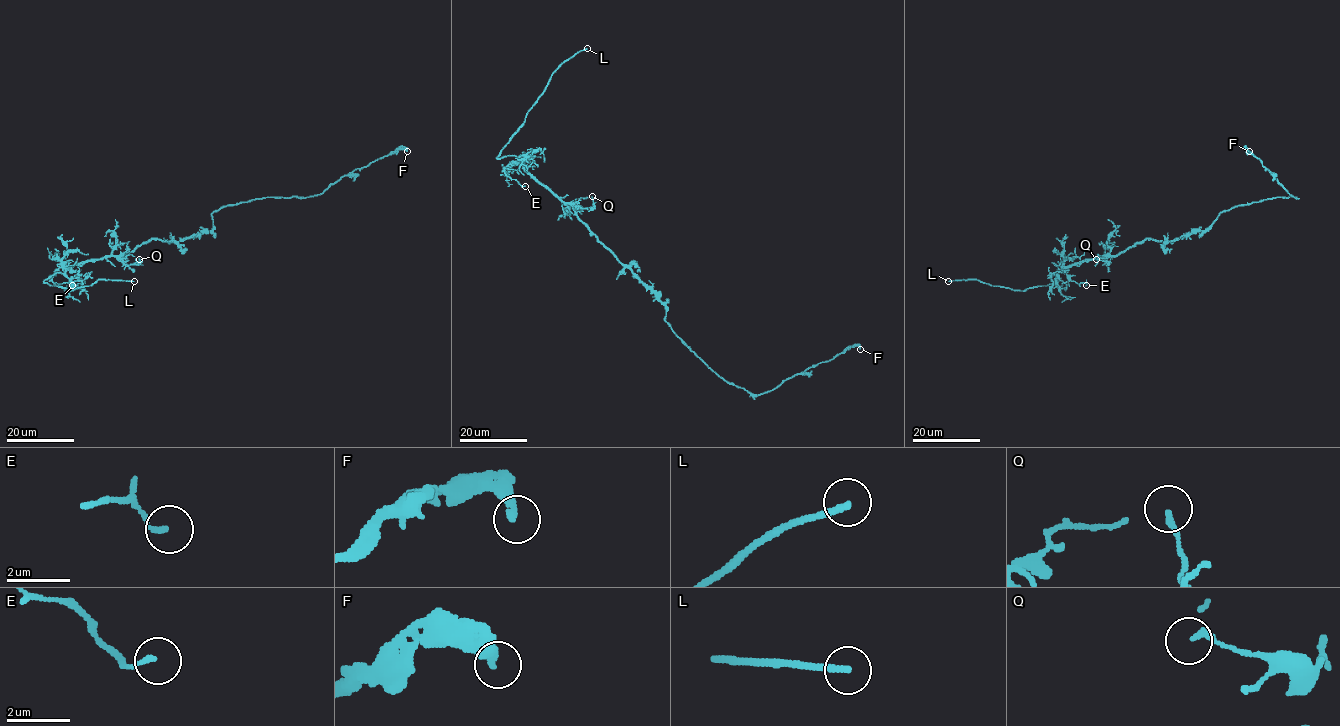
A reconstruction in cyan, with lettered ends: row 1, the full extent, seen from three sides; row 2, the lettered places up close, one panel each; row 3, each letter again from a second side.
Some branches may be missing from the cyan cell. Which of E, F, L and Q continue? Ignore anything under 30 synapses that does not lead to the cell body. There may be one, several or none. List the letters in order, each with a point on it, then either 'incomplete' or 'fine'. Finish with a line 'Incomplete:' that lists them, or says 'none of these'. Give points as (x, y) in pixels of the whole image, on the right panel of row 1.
E: at (1086, 285); fine
F: at (1249, 151); fine
L: at (948, 281); incomplete
Q: at (1096, 259); fine
Incomplete: L

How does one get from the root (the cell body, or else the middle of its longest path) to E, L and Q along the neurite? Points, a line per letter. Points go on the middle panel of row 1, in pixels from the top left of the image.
E: (626, 267), (578, 217), (571, 204), (561, 202), (521, 165), (510, 163), (504, 173), (522, 187), (525, 186)
L: (626, 267), (578, 217), (574, 208), (543, 186), (514, 156), (497, 157), (524, 122), (551, 74), (587, 48)
Q: (626, 267), (576, 214), (576, 205), (592, 206), (592, 196)

